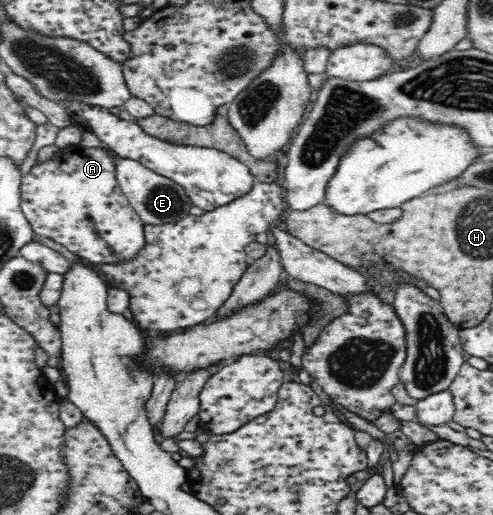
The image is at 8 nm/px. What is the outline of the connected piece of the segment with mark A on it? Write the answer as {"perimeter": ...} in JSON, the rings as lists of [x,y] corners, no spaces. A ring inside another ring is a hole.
{"perimeter":[[[76,146],[59,148],[53,158],[38,161],[22,178],[20,208],[37,236],[47,237],[69,253],[93,264],[113,265],[113,261],[133,261],[145,247],[144,221],[120,188],[116,179],[117,156],[106,147]]]}

